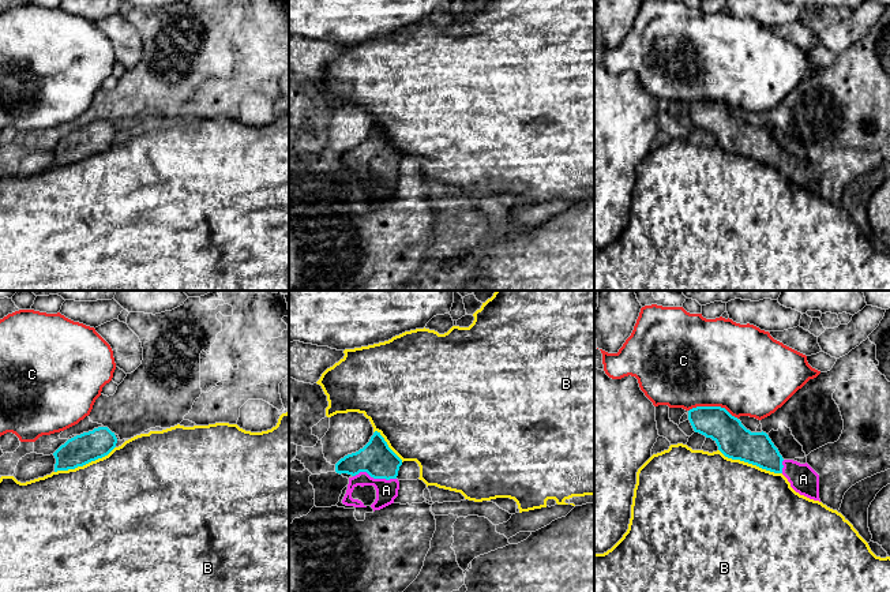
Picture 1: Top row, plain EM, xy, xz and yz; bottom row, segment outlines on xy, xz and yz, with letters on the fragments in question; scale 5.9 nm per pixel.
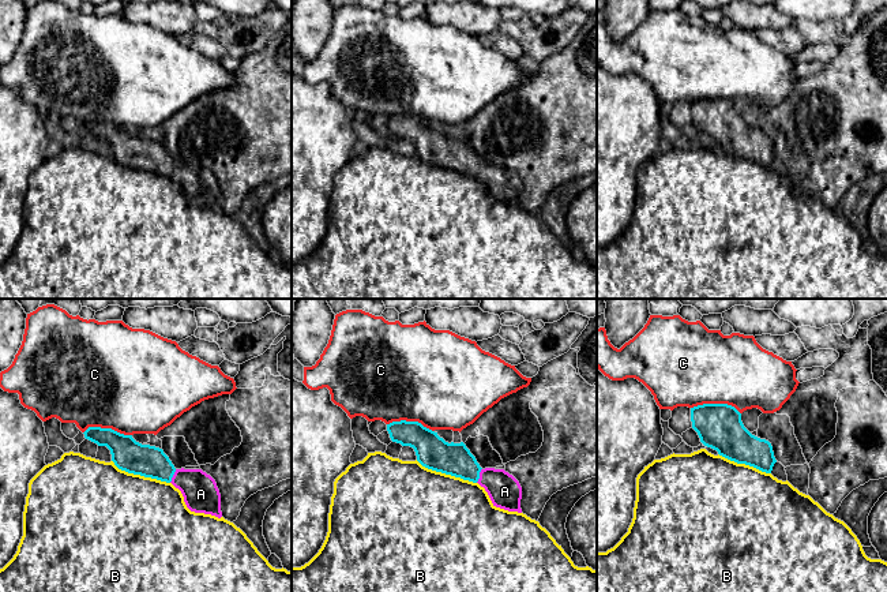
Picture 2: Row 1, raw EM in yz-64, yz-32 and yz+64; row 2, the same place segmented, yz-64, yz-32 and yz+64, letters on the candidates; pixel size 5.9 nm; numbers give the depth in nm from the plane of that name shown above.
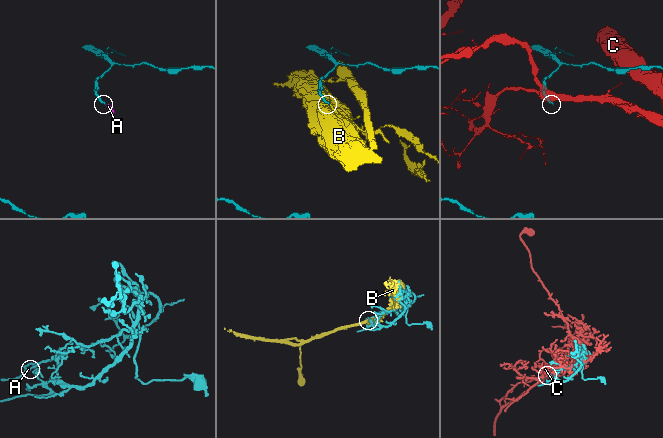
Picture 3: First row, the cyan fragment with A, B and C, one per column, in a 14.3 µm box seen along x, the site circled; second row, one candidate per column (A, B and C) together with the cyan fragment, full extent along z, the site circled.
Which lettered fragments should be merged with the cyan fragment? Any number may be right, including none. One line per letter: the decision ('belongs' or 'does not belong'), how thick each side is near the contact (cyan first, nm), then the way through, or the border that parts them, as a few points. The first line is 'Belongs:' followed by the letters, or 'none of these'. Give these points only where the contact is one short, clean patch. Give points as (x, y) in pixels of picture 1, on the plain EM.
Belongs: A
A: belongs; 200 nm thick on the cyan side, 130 nm on the other; runs through xz (376, 153), (375, 172), (386, 184)
B: does not belong; 200 nm thick on the cyan side, 500 nm on the other
C: does not belong; 200 nm thick on the cyan side, 500 nm on the other

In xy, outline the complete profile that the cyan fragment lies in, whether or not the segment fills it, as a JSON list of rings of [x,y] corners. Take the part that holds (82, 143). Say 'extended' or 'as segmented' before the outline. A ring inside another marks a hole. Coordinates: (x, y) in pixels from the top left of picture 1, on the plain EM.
as segmented; [[[98,121],[68,134],[55,147],[55,166],[75,164],[108,150],[117,138],[114,127]]]

